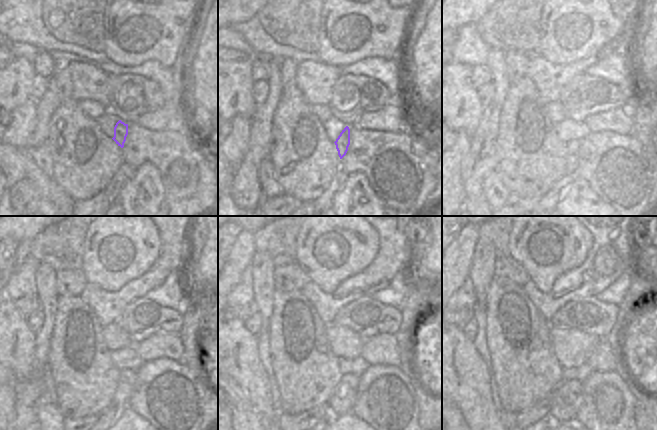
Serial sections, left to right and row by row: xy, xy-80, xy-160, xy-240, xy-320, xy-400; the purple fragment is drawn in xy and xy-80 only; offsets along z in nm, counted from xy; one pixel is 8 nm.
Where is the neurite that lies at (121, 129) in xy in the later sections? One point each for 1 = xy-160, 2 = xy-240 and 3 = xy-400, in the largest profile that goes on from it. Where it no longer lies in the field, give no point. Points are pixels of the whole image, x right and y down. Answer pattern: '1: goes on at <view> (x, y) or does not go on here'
1: goes on at xy-160 (573, 146)
2: goes on at xy-240 (127, 378)
3: goes on at xy-400 (565, 401)

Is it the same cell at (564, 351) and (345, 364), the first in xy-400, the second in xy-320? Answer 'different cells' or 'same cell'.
different cells

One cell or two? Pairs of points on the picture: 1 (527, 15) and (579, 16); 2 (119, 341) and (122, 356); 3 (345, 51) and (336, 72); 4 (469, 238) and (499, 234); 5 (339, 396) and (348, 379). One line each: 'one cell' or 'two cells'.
1: two cells
2: two cells
3: two cells
4: two cells
5: one cell

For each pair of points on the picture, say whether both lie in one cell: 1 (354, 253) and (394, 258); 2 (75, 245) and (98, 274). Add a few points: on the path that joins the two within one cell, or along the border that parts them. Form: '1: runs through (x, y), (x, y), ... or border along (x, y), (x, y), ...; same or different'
1: border along (376, 232), (379, 241), (378, 252), (359, 272); different
2: border along (87, 231), (84, 237), (84, 254), (81, 269); different

